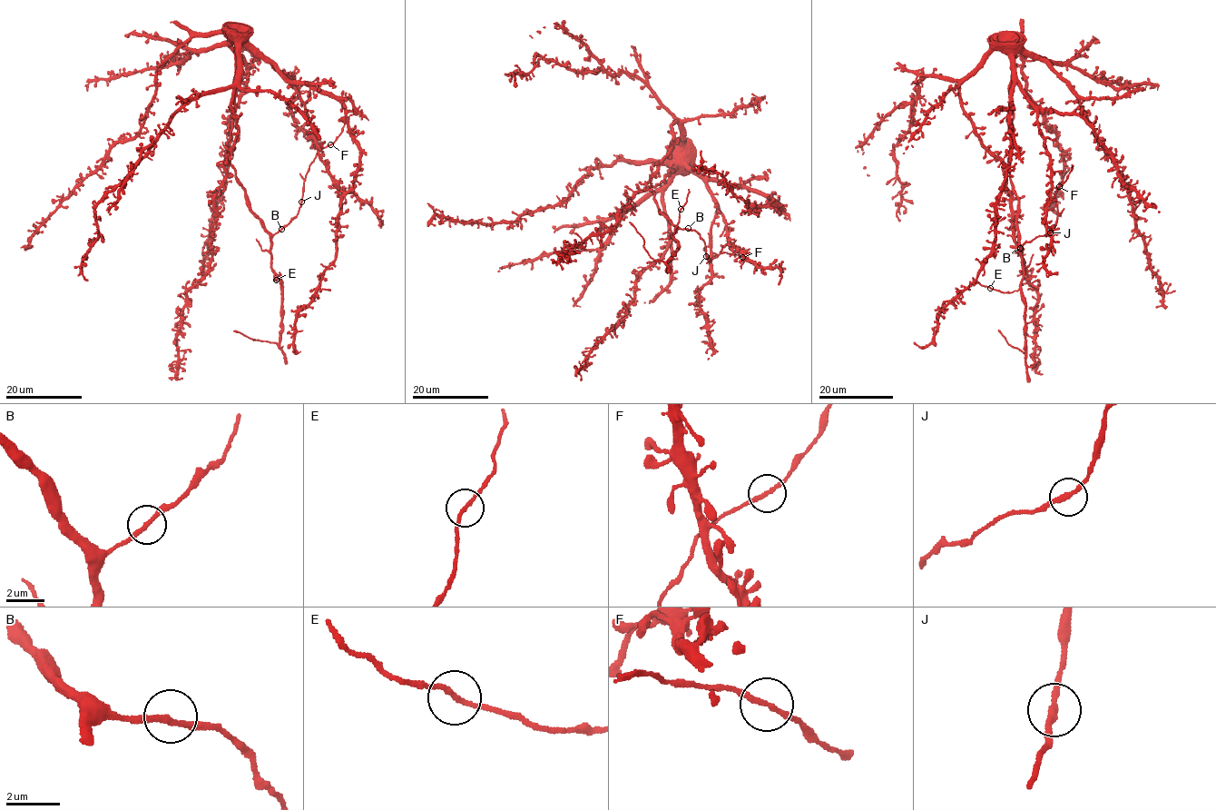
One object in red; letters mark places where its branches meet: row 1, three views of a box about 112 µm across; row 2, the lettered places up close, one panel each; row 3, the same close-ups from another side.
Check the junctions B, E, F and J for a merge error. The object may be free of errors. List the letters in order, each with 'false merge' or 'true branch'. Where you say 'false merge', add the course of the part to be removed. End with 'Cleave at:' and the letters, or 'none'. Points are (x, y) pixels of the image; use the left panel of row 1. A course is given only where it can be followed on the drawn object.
B: true branch
E: true branch
F: true branch
J: true branch
Cleave at: none

